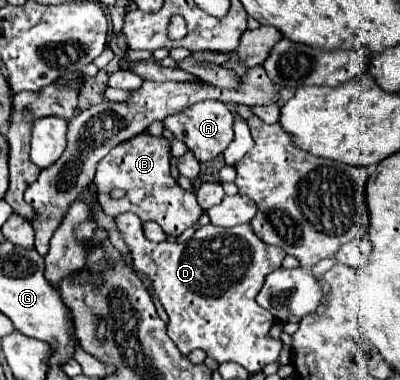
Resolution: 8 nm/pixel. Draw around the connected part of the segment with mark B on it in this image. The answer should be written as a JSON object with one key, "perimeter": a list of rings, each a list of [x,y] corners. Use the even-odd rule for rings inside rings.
{"perimeter":[[[143,131],[141,135],[135,135],[129,141],[119,143],[113,147],[97,165],[97,173],[93,183],[99,191],[99,203],[103,211],[109,217],[115,217],[119,213],[131,211],[143,221],[155,221],[161,225],[161,229],[167,235],[181,235],[187,227],[191,227],[203,209],[197,205],[195,195],[181,189],[175,179],[171,177],[169,169],[171,161],[171,147],[165,137],[155,137],[149,131]],[[113,189],[125,191],[125,197],[113,199]]]}

